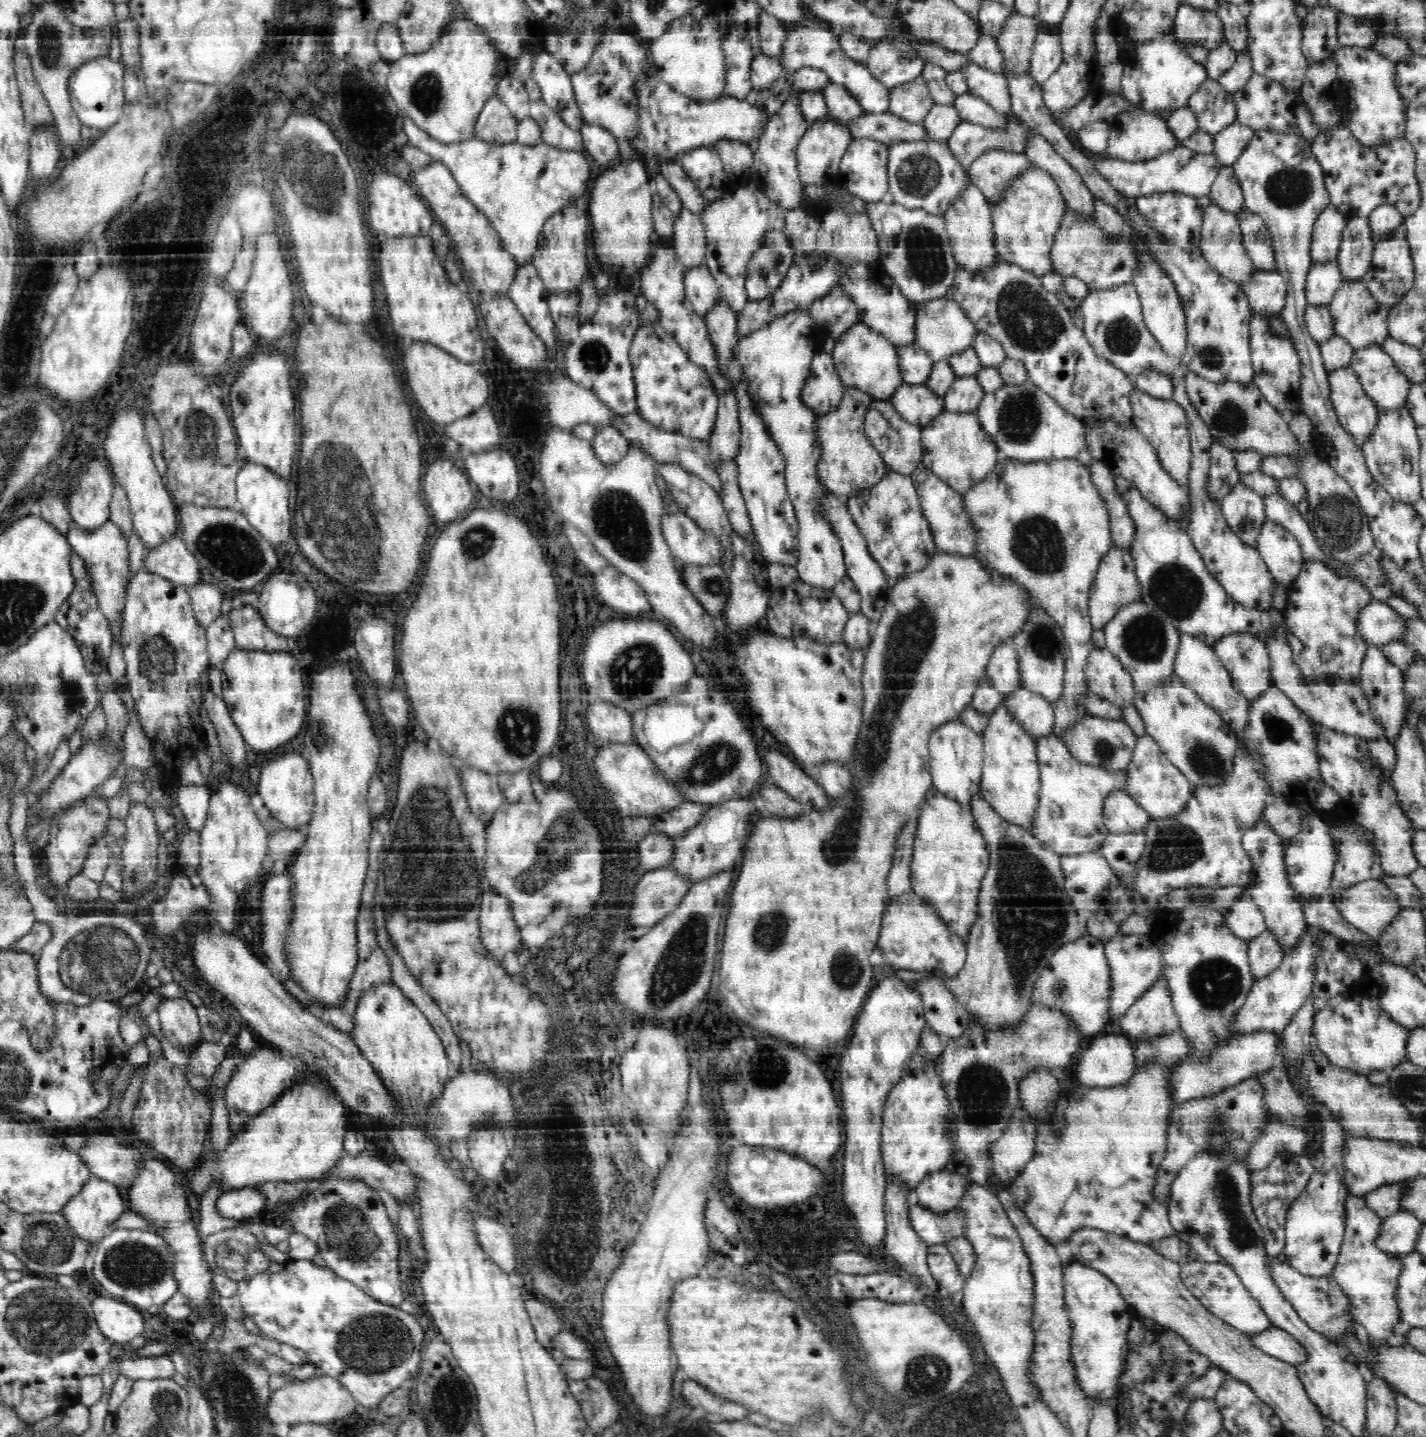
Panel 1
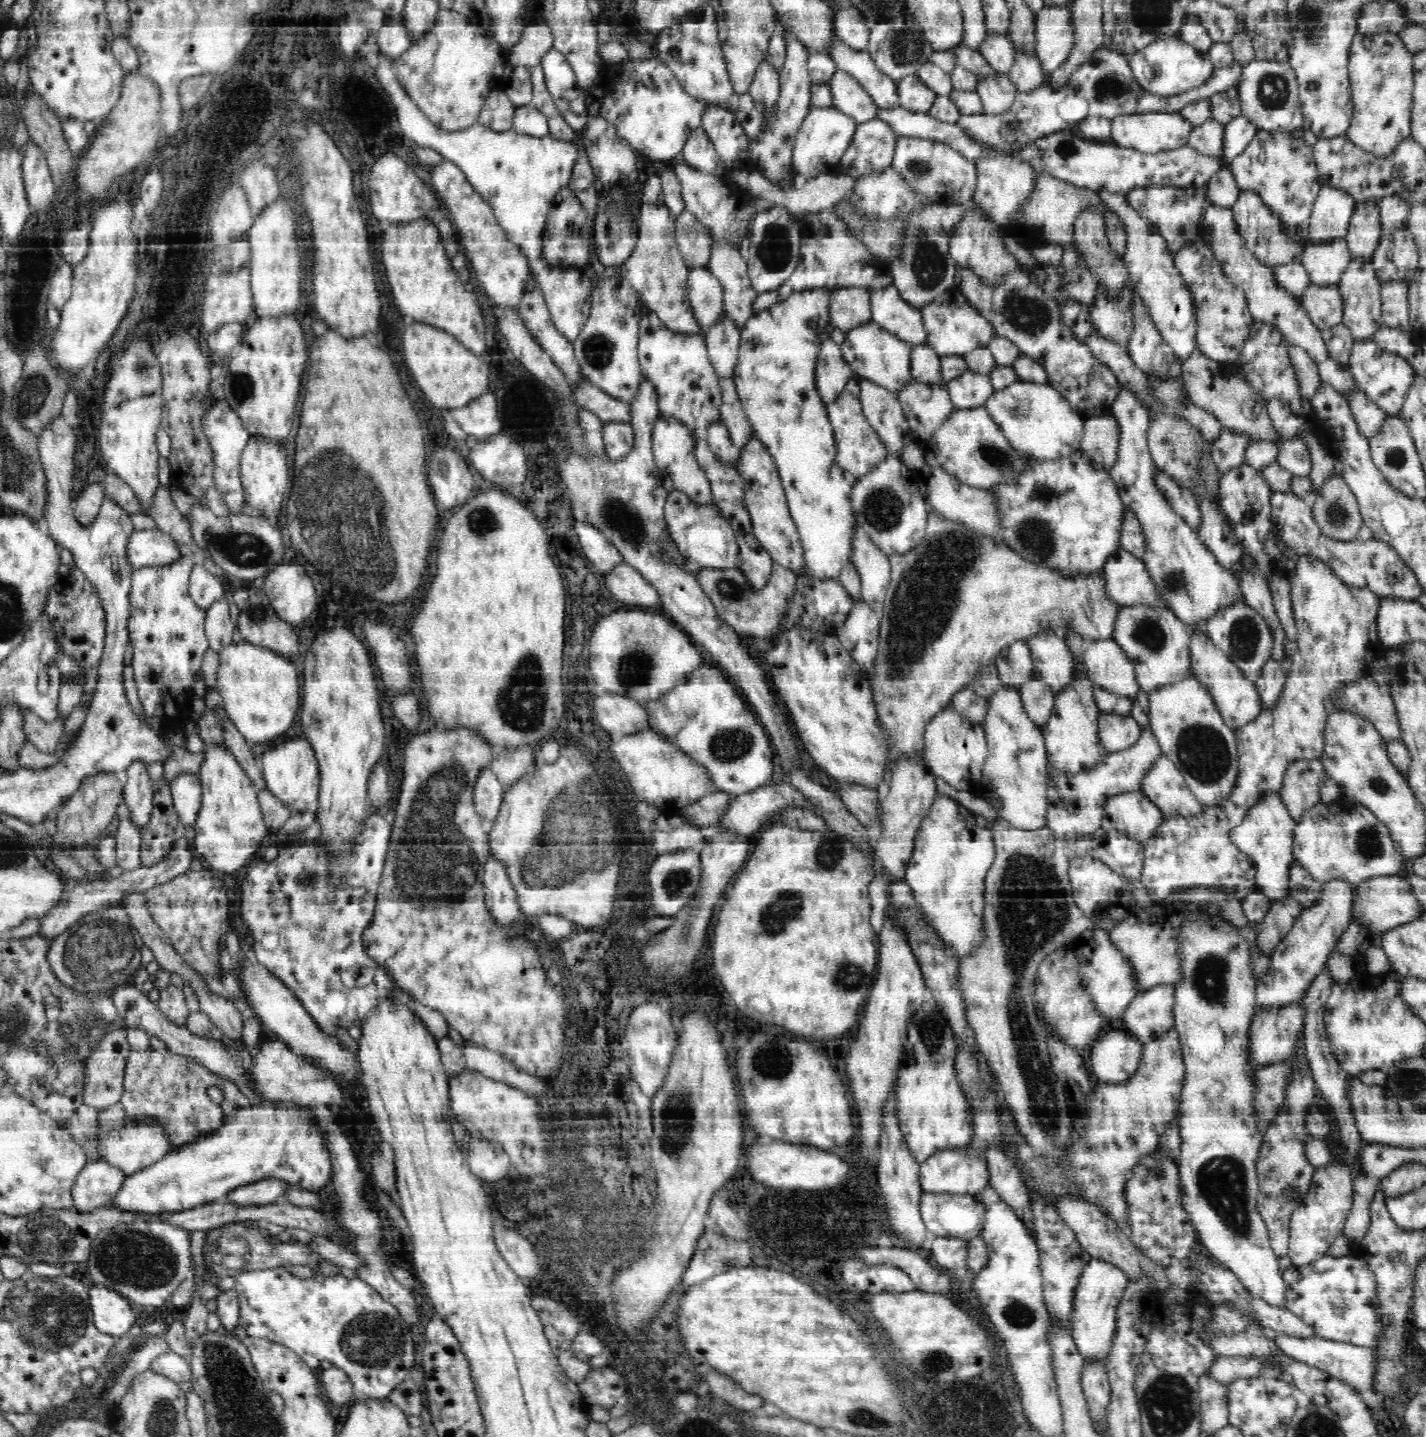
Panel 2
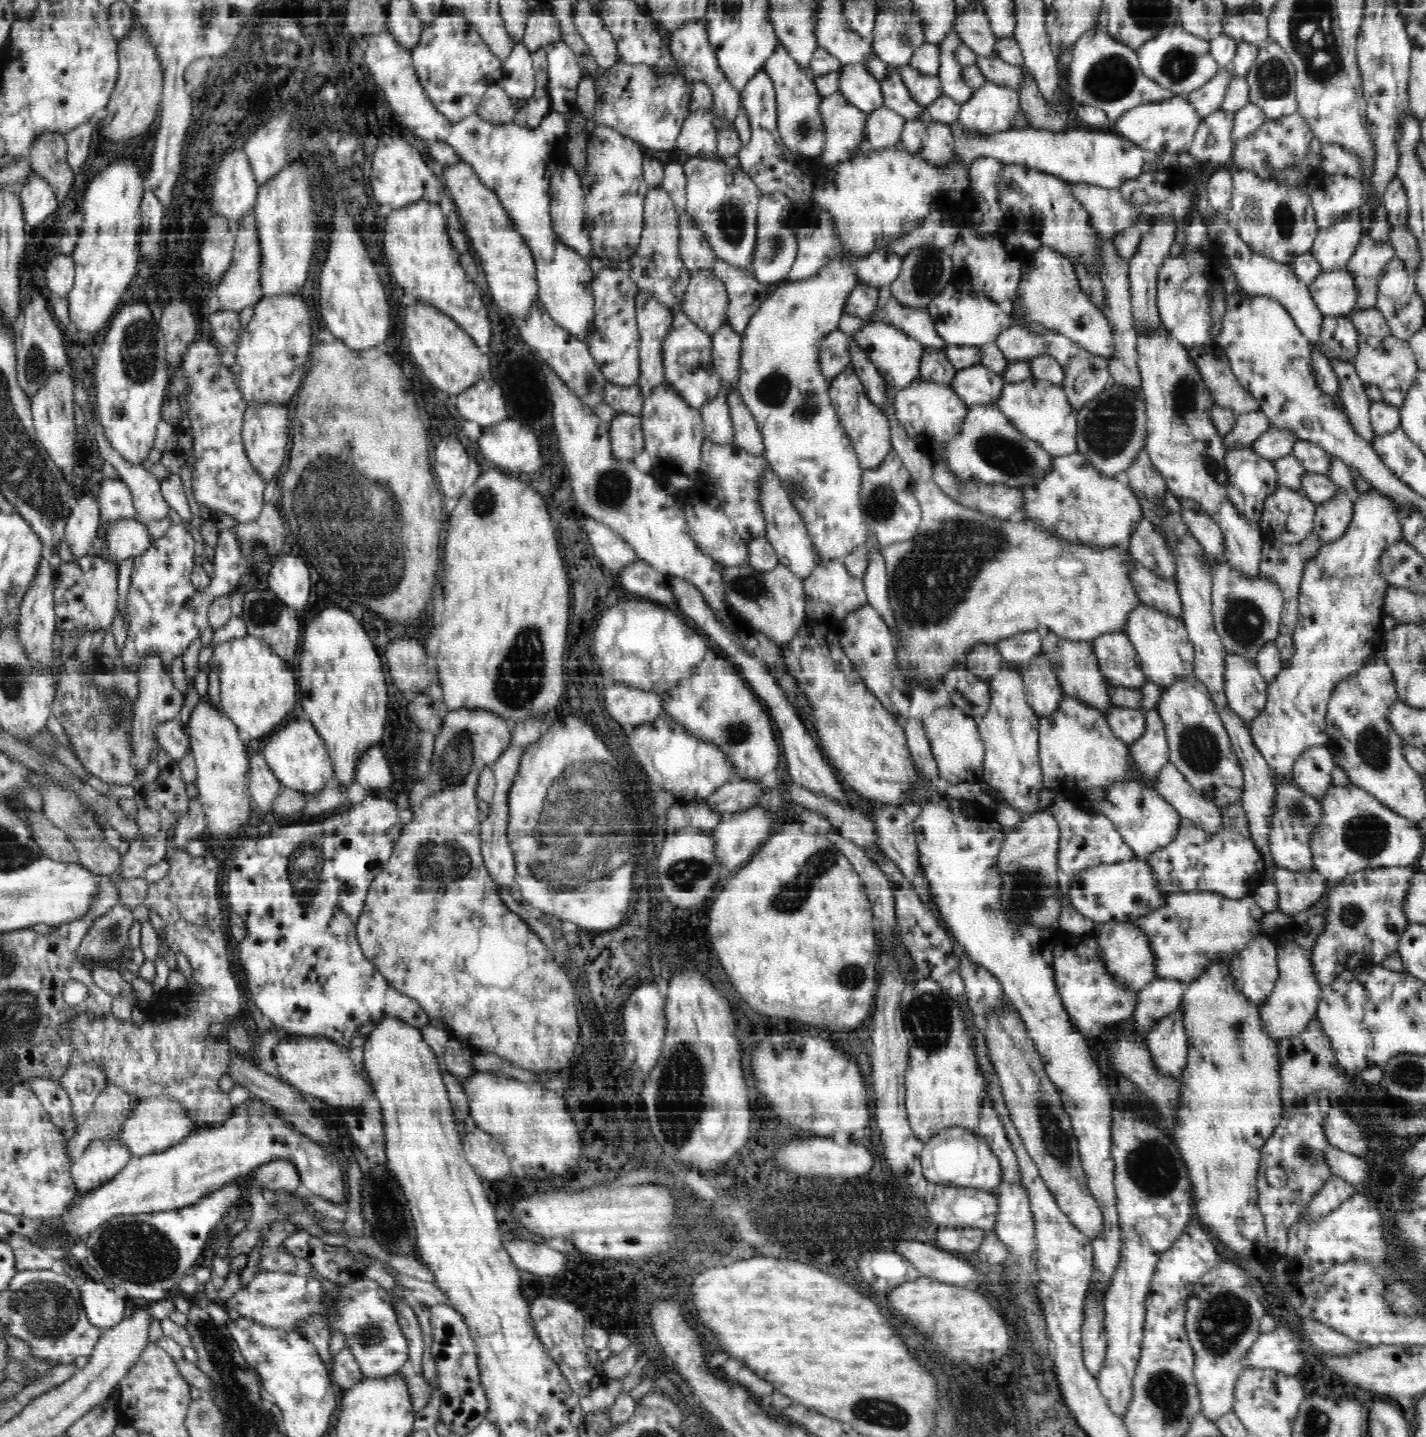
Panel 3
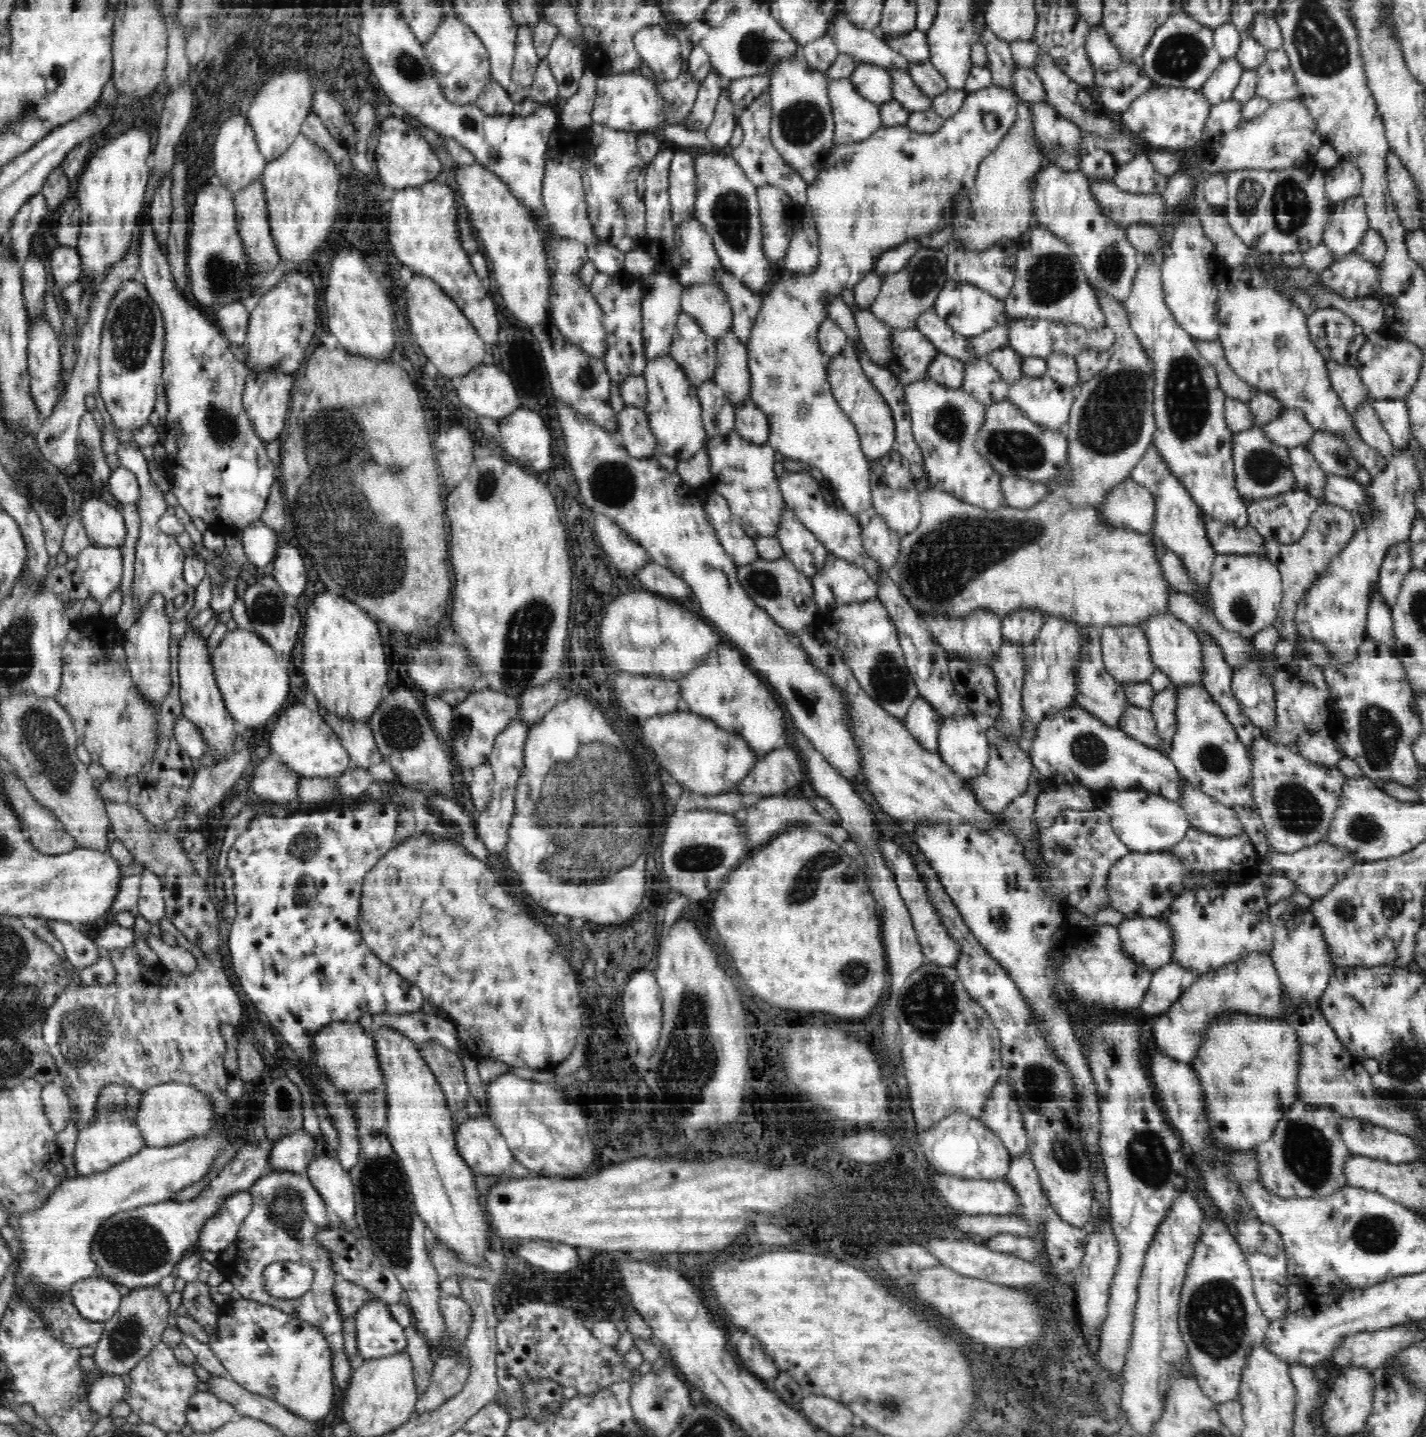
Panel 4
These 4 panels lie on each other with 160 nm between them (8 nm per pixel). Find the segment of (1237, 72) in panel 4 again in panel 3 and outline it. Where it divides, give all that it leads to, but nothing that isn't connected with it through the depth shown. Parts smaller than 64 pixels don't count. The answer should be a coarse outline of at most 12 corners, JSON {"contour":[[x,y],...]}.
{"contour":[[1226,68],[1186,95],[1201,119],[1222,109],[1233,75]]}

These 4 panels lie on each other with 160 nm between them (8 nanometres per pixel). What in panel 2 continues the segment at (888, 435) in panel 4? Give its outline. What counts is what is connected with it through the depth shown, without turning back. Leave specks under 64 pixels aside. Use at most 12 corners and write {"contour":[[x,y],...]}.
{"contour":[[851,378],[827,404],[834,466],[856,479],[887,455]]}

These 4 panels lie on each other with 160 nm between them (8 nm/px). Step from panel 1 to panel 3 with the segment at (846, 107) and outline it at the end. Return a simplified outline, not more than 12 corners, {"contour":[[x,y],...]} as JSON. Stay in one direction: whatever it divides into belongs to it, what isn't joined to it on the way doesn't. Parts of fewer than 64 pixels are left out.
{"contour":[[864,63],[841,68],[839,93],[863,114],[883,106]]}

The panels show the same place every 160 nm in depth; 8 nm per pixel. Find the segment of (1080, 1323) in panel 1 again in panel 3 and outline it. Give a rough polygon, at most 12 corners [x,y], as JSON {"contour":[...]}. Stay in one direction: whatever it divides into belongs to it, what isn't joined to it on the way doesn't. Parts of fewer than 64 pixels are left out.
{"contour":[[944,796],[914,820],[939,918],[1029,1028],[1104,1216],[1088,1291],[1121,1260],[1112,1088],[1063,1010],[1052,932],[1014,926],[1006,828]]}

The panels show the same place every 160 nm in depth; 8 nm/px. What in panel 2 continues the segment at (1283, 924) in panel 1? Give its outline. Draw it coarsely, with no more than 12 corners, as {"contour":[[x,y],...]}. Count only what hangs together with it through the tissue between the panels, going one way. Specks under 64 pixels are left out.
{"contour":[[1279,791],[1232,830],[1270,904],[1289,894],[1296,822]]}

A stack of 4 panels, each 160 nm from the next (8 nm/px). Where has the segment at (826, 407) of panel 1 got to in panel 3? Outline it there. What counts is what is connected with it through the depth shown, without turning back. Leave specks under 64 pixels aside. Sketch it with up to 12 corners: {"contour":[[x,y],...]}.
{"contour":[[840,329],[821,342],[820,370],[829,382],[851,366],[850,338]]}

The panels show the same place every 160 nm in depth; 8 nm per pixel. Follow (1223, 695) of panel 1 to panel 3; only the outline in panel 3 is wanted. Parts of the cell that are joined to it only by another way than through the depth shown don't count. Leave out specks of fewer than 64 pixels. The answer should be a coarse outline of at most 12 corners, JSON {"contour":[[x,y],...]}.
{"contour":[[1228,653],[1224,688],[1232,712],[1249,722],[1267,703],[1254,660]]}

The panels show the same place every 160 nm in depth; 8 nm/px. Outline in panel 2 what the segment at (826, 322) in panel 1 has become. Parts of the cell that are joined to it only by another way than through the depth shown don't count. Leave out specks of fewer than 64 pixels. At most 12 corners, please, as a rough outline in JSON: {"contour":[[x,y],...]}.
{"contour":[[832,291],[828,309],[845,333],[871,322],[869,292]]}

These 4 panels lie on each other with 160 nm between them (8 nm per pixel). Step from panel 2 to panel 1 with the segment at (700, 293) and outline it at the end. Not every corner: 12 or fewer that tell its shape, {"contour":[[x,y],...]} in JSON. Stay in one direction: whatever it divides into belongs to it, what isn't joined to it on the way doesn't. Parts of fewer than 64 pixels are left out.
{"contour":[[704,265],[684,272],[685,297],[702,318],[721,300]]}

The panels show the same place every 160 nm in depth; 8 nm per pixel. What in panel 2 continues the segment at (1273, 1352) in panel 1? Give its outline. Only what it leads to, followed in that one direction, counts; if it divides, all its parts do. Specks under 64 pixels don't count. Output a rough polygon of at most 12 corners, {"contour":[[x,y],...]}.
{"contour":[[1278,1333],[1291,1365],[1313,1366],[1378,1407],[1376,1351],[1350,1343]]}

